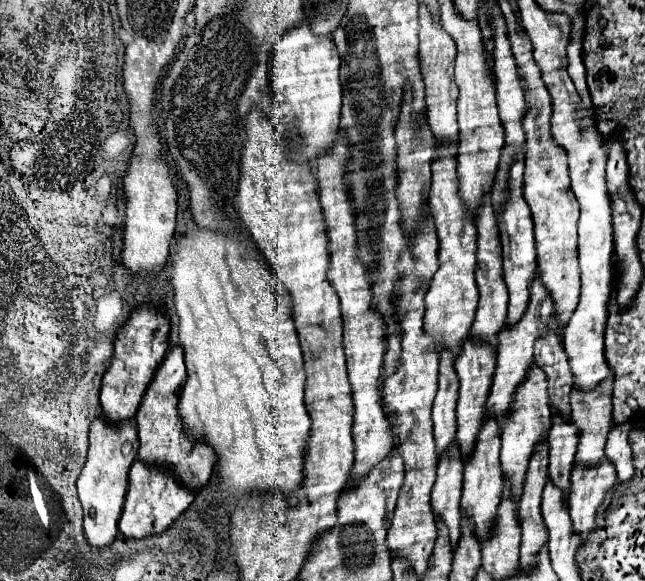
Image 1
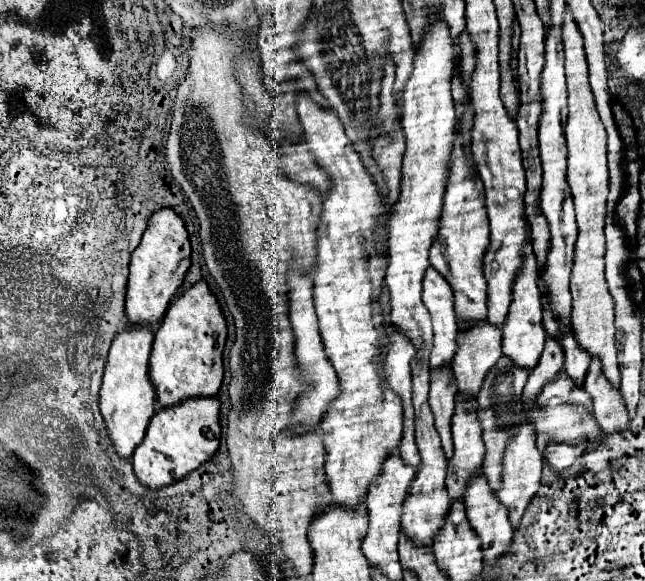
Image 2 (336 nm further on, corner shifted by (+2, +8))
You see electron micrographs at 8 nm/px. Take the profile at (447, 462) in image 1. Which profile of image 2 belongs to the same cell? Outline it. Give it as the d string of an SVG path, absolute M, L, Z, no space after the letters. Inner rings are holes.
M449 368L431 372L431 392L429 406L435 416L435 430L441 436L443 452L447 460L453 456L453 440L451 440L451 418L455 412L455 378Z

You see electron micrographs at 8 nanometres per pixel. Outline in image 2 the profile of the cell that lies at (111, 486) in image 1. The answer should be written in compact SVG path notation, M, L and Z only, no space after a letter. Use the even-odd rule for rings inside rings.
M125 326L125 330L113 340L103 382L99 390L99 410L107 426L107 436L119 458L127 460L145 436L145 428L155 414L155 390L147 378L147 364L151 352L153 332L149 326Z

